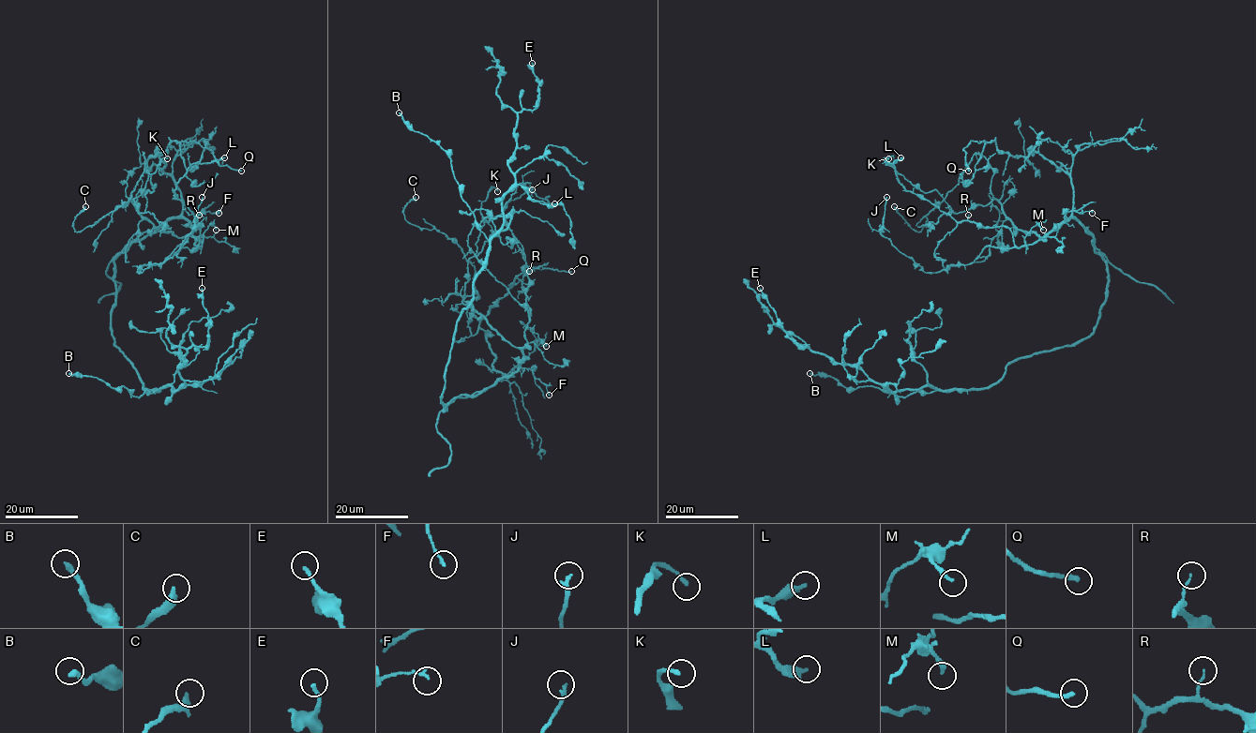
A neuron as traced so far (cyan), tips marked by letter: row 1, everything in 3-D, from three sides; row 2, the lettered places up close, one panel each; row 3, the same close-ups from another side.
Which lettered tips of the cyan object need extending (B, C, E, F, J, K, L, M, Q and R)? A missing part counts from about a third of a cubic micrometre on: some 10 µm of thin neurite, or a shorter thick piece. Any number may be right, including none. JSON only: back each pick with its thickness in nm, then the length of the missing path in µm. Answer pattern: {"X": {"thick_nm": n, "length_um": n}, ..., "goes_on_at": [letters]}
{"Q": {"thick_nm": 240, "length_um": 20}, "goes_on_at": ["Q"]}

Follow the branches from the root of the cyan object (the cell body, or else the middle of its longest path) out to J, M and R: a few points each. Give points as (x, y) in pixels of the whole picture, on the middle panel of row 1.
J: (446, 410), (519, 367), (527, 310), (467, 238), (503, 212), (520, 184), (532, 189)
M: (446, 410), (454, 398), (476, 396), (497, 380), (512, 375), (519, 367), (527, 327), (534, 328), (546, 346)
R: (446, 410), (454, 398), (476, 396), (519, 367), (530, 315), (525, 292), (529, 271)

